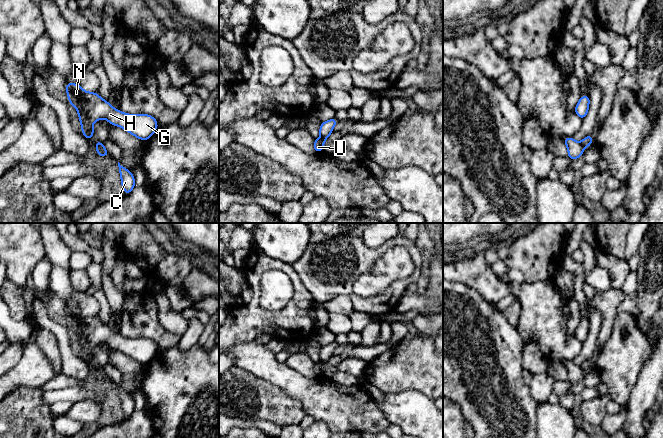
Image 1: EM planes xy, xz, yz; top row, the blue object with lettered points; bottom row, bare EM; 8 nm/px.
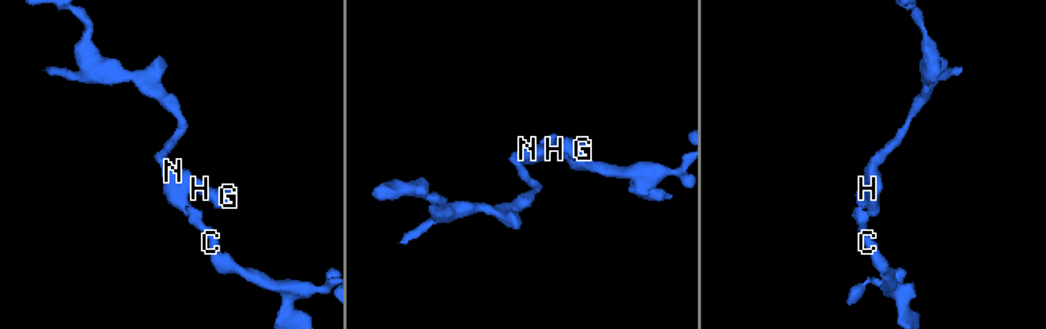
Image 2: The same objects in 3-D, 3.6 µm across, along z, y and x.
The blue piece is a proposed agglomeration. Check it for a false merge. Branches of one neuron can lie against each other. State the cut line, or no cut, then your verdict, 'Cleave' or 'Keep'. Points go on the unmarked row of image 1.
Split along xz (321, 360), (325, 362). Cleave

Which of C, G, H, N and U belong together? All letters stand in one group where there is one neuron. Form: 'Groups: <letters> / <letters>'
Groups: C / G H N U

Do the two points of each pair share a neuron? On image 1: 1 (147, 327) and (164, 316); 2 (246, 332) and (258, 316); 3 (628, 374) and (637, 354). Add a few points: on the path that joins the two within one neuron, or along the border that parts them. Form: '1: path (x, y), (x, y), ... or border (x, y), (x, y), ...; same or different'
1: border (154, 297), (157, 303), (159, 322), (176, 335); different
2: path (246, 328), (254, 320); same
3: path (628, 369), (628, 363), (632, 359); same

